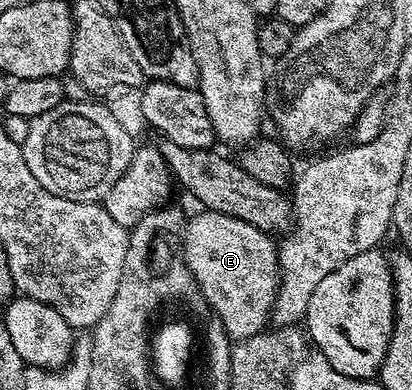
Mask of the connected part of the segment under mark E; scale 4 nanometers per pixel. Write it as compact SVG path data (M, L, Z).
M208 210L198 213L198 216L188 217L183 251L187 266L201 291L200 299L209 303L212 315L223 322L229 339L234 342L266 331L273 314L275 294L281 284L278 245L274 237L251 226L251 222L243 222L227 214Z

